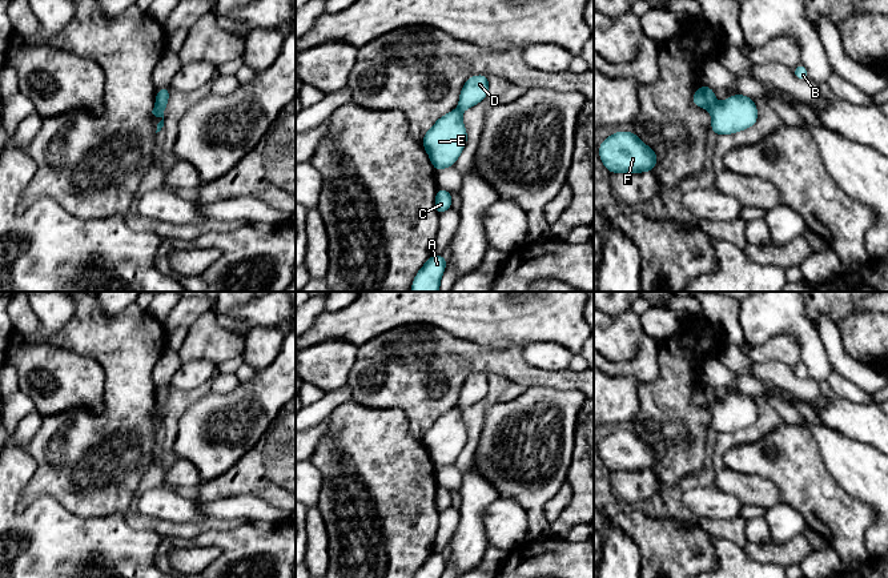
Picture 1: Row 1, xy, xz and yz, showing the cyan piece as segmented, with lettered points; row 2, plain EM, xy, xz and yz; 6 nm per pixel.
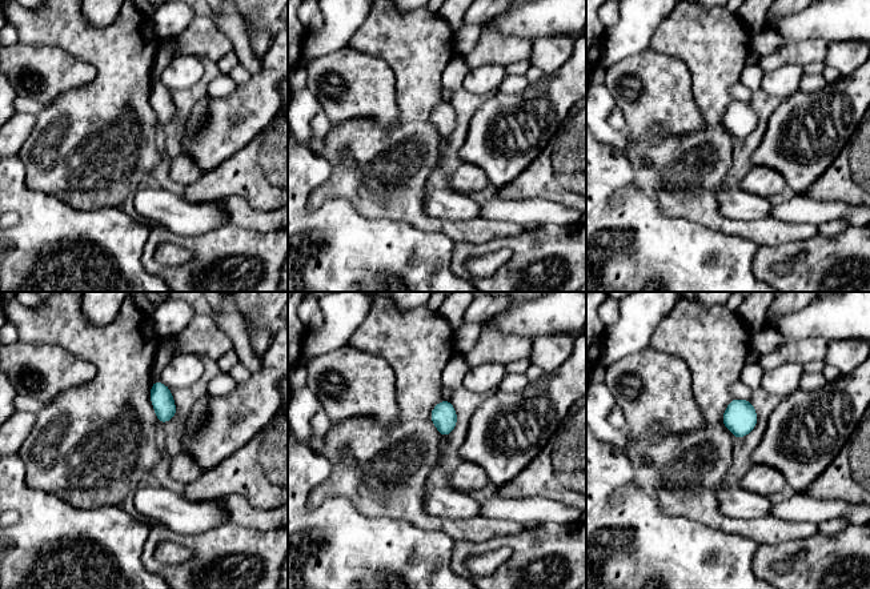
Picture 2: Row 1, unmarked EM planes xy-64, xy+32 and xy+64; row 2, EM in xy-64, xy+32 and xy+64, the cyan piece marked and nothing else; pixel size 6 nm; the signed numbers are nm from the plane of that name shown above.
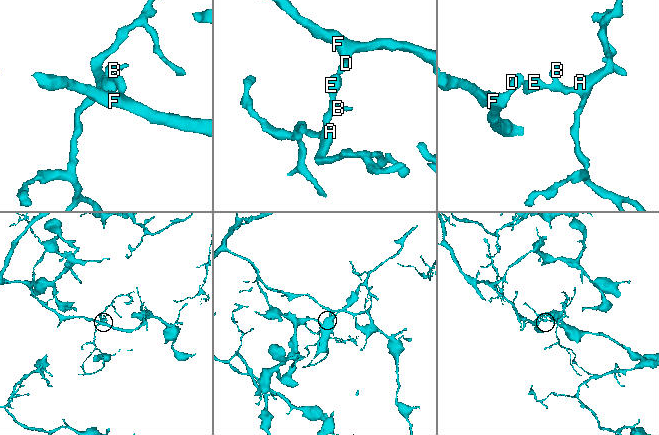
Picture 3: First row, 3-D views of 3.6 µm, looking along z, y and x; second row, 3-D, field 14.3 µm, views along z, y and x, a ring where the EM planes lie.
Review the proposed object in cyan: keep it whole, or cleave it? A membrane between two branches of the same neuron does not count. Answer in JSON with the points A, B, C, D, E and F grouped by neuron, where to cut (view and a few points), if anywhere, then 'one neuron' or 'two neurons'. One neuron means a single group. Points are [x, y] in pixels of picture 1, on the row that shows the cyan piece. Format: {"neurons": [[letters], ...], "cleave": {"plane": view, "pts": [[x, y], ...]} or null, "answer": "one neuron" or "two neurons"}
{"neurons": [["A", "B", "C", "E"], ["D", "F"]], "cleave": {"plane": "xy", "pts": [[156, 103], [163, 111]]}, "answer": "two neurons"}

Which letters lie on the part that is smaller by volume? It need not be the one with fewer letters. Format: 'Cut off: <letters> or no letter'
Cut off: A, B, C, E

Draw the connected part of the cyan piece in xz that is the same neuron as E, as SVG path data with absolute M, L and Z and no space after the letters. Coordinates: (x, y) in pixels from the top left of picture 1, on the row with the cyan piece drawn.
M458 109L439 117L426 132L422 145L426 149L434 170L455 165L467 144L467 133Z

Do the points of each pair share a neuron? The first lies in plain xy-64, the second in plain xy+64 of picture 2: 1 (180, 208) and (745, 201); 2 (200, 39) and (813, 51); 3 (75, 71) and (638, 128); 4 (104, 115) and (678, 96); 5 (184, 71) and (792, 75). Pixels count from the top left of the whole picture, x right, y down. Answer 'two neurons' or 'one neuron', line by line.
1: one neuron
2: one neuron
3: one neuron
4: two neurons
5: one neuron

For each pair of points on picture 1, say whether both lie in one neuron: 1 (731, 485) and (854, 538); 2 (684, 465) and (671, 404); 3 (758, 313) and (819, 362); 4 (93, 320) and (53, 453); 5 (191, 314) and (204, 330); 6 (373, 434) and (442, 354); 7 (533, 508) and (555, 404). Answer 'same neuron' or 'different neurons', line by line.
1: different neurons
2: same neuron
3: same neuron
4: same neuron
5: different neurons
6: different neurons
7: same neuron

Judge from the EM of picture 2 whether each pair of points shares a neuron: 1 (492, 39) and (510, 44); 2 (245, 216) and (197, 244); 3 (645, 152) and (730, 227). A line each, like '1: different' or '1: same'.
1: same
2: different
3: same

